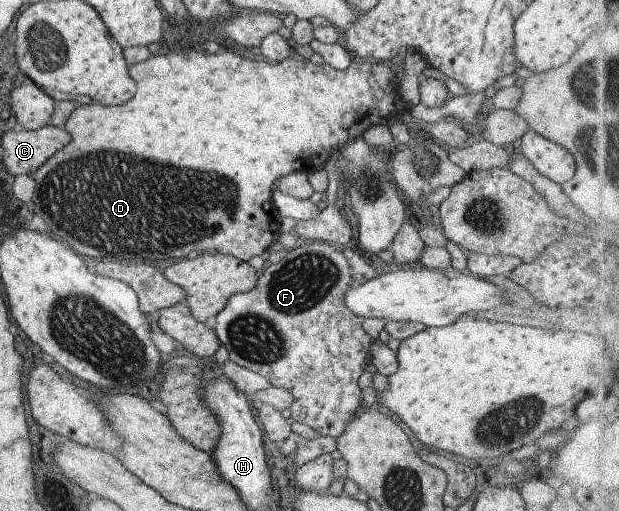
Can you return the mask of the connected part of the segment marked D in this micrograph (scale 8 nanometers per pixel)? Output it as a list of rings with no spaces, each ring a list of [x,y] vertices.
[[[197,48],[188,55],[179,52],[151,55],[150,59],[129,66],[129,73],[130,77],[137,81],[136,95],[130,101],[117,106],[78,104],[63,127],[70,133],[72,141],[58,153],[54,153],[32,174],[36,181],[36,193],[34,193],[36,213],[46,221],[50,233],[64,239],[76,253],[98,259],[118,257],[120,261],[148,261],[148,259],[166,261],[166,259],[182,259],[190,251],[196,251],[198,254],[204,252],[230,254],[247,262],[254,255],[262,255],[273,244],[276,235],[280,234],[281,215],[273,201],[274,181],[290,175],[293,171],[309,174],[315,169],[324,168],[332,153],[340,151],[346,143],[350,143],[356,137],[363,137],[370,127],[379,123],[390,126],[400,120],[400,113],[406,110],[399,95],[399,82],[396,81],[395,72],[380,61],[367,60],[364,63],[352,61],[346,69],[338,70],[326,63],[319,66],[297,57],[288,56],[281,62],[252,61],[236,55],[231,50],[205,53],[204,50]]]

